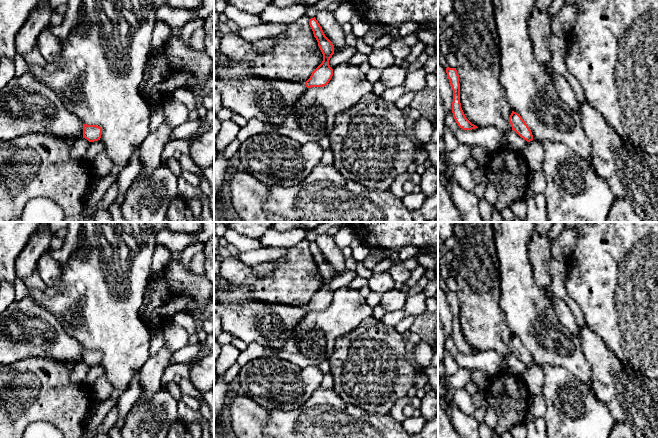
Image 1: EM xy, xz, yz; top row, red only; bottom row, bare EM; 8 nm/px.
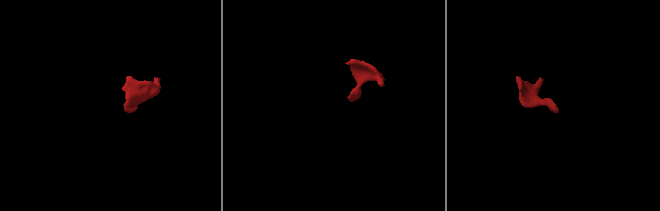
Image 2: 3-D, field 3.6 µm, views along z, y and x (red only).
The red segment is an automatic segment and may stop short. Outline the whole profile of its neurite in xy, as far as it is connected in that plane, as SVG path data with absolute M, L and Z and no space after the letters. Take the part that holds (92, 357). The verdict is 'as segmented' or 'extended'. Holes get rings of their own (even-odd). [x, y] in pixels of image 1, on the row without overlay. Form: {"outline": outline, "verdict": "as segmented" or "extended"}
{"outline": "M81 222L81 230L79 233L79 239L84 239L88 243L88 250L84 252L77 244L72 255L67 262L60 265L61 268L61 278L60 281L53 287L47 287L44 291L31 290L30 297L38 303L40 306L51 312L54 317L58 320L60 325L63 327L65 332L73 337L83 348L83 362L87 363L89 366L94 366L100 364L106 377L111 382L113 386L113 391L110 397L106 400L100 401L99 405L91 411L89 417L85 420L83 425L83 432L81 438L96 438L98 435L96 433L97 428L101 423L104 422L107 414L115 405L119 397L123 392L125 392L132 384L134 379L134 373L141 369L148 358L148 347L150 344L150 330L145 326L140 318L140 308L144 301L144 291L148 284L148 280L151 275L151 263L152 257L154 255L154 249L157 245L156 234L166 229L166 222Z", "verdict": "extended"}

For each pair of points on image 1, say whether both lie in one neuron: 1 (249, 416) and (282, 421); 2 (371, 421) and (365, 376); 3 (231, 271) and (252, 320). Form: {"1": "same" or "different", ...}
{"1": "different", "2": "different", "3": "different"}

